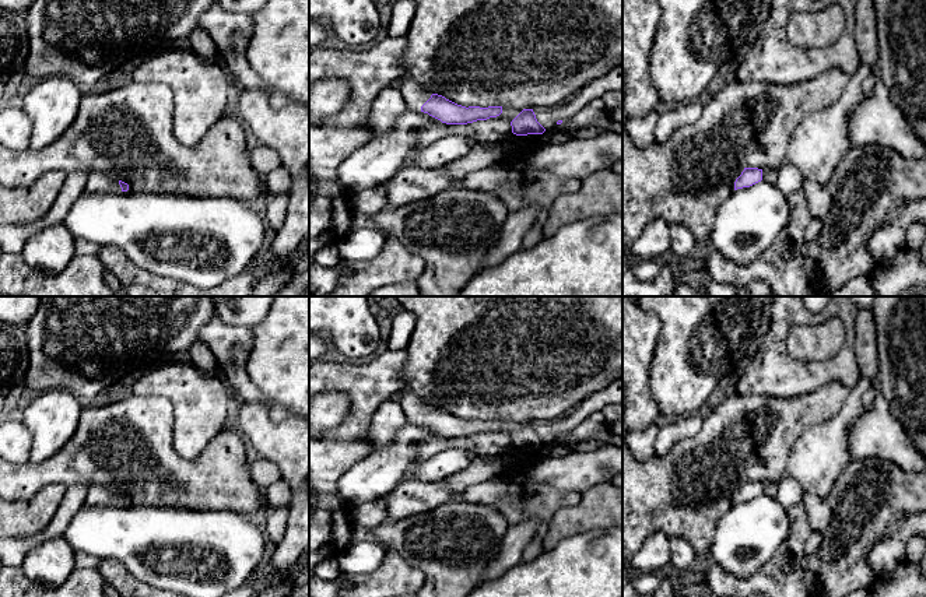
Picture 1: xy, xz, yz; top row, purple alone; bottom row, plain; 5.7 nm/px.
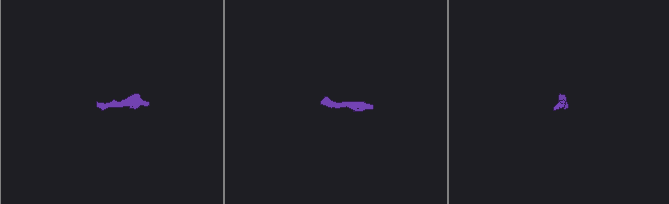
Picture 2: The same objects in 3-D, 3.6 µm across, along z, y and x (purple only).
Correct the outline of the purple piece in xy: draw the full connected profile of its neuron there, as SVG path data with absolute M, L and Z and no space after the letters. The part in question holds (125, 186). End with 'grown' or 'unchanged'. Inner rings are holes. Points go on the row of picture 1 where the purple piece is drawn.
M91 172L85 192L127 192L129 185L102 172Z; grown

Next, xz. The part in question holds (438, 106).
M397 78L393 85L401 92L407 106L428 113L446 124L467 124L502 113L502 106L462 106L442 95L422 89L415 81Z; grown

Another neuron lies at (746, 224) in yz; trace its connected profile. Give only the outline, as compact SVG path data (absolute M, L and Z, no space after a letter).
M761 180L733 190L718 207L706 247L747 264L775 242L790 220L786 196L776 185Z

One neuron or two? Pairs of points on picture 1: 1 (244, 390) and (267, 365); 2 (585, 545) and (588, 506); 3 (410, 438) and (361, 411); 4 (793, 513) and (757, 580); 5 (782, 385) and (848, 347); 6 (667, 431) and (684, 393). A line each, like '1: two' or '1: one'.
1: two
2: two
3: two
4: one
5: one
6: two

